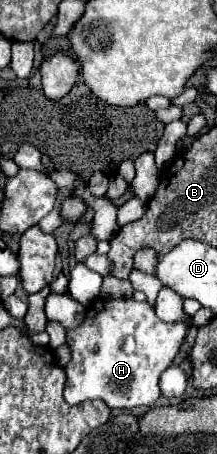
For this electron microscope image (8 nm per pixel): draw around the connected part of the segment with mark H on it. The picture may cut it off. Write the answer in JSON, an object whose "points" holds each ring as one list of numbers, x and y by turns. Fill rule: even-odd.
{"points":[[99,298,89,306,85,322,67,334,71,362,65,368,65,402,73,406,85,400,103,400,109,408,153,406,161,396,159,378,175,360,185,332,187,326,181,322,161,322,147,302]]}

